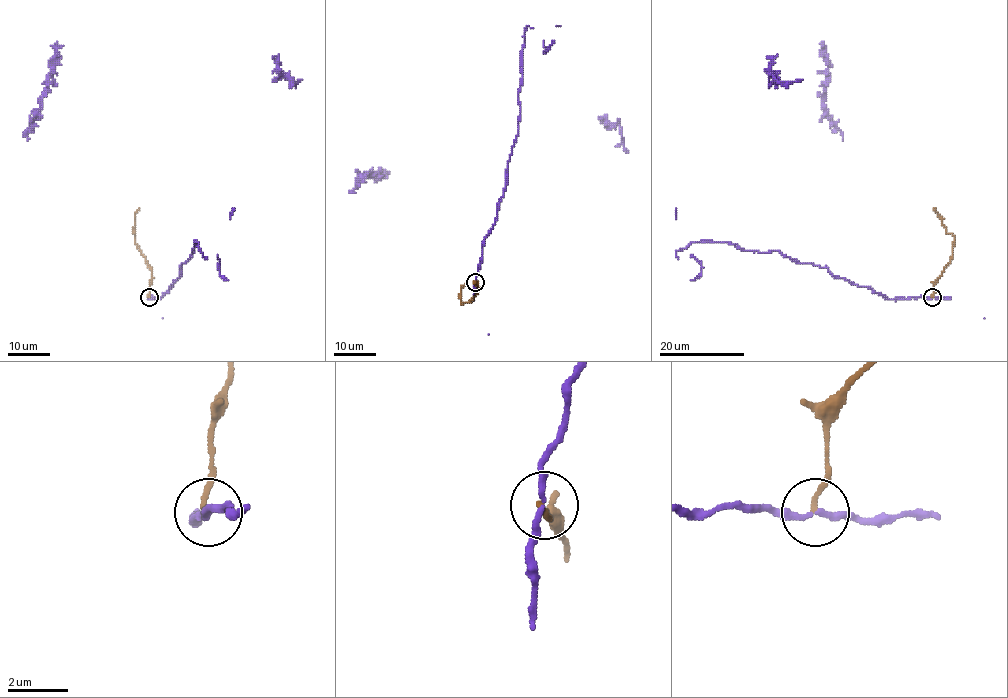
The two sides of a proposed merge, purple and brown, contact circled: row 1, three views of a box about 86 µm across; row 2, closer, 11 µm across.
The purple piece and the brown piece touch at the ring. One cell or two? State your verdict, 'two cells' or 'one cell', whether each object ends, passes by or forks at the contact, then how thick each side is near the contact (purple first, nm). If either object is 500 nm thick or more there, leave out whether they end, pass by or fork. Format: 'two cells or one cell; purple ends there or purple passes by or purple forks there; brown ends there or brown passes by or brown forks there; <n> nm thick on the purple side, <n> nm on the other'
two cells; purple passes by; brown ends there; 190 nm thick on the purple side, 150 nm on the other

